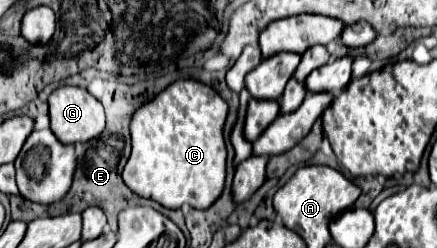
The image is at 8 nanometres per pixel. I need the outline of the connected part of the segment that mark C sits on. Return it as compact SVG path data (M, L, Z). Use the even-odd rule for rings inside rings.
M176 80L156 98L142 104L134 112L130 124L132 154L122 172L126 186L138 196L156 200L166 208L180 208L182 204L190 204L200 210L208 208L220 196L226 178L226 144L222 136L226 114L228 104L220 98L220 94L198 80Z

